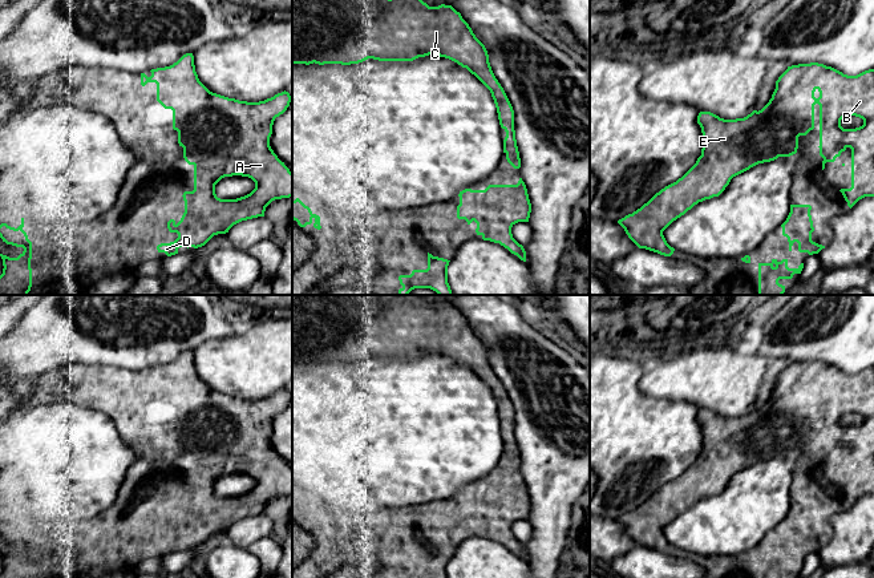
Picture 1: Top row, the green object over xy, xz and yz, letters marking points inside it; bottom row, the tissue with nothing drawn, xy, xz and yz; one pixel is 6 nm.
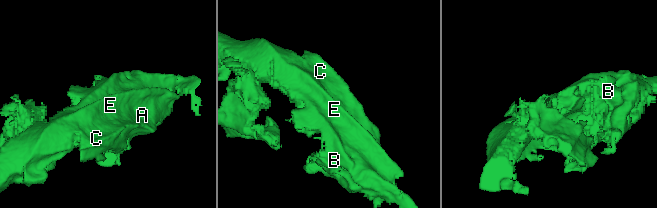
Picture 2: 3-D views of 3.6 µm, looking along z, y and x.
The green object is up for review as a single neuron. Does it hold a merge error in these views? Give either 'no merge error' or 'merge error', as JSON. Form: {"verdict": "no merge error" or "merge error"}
{"verdict": "no merge error"}

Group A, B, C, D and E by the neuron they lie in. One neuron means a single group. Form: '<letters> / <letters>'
A B C D E

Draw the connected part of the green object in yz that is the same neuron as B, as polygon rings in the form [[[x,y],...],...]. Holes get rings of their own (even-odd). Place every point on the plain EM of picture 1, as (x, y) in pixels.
[[[818,360],[798,361],[788,367],[776,379],[776,387],[769,400],[761,408],[753,408],[744,416],[724,417],[711,409],[700,409],[697,421],[703,431],[701,453],[696,461],[676,480],[656,490],[647,501],[632,512],[619,517],[628,535],[639,545],[664,554],[671,554],[675,549],[663,529],[677,516],[684,513],[699,500],[719,494],[731,477],[750,465],[770,460],[778,454],[790,454],[797,450],[798,434],[806,433],[814,427],[814,403],[820,403],[820,453],[824,456],[822,468],[826,460],[834,460],[847,445],[851,446],[851,485],[841,486],[847,504],[851,506],[859,497],[874,494],[874,367],[865,368],[857,373],[847,373],[842,369]],[[846,413],[855,413],[863,417],[863,423],[855,427],[843,427],[841,417]]]

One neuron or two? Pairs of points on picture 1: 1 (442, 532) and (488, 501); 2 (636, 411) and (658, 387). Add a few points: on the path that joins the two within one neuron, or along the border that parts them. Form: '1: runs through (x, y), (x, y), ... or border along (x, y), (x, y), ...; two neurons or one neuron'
1: runs through (453, 522), (468, 518), (477, 512); one neuron
2: border along (650, 364), (639, 388), (654, 397), (680, 401); two neurons

